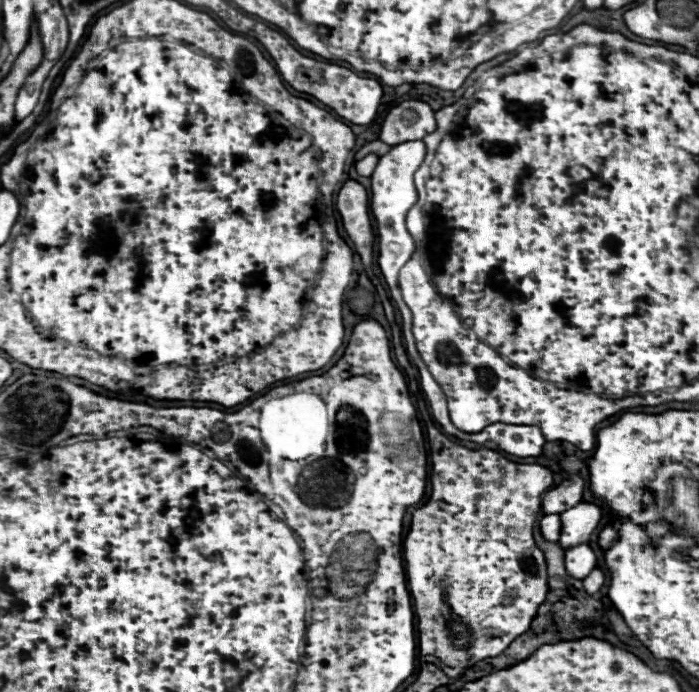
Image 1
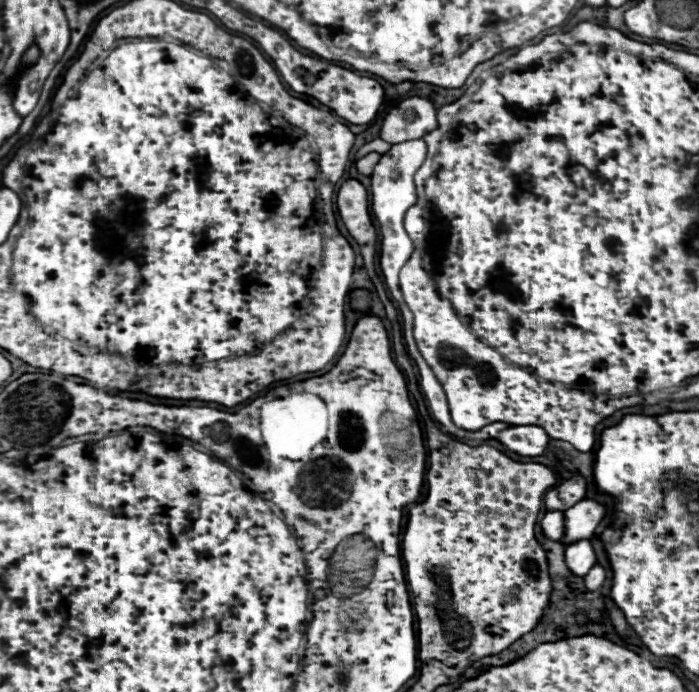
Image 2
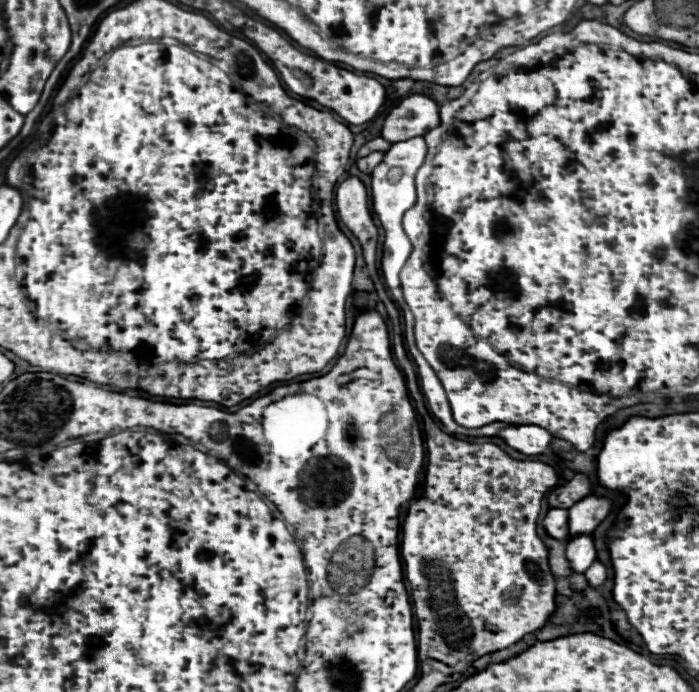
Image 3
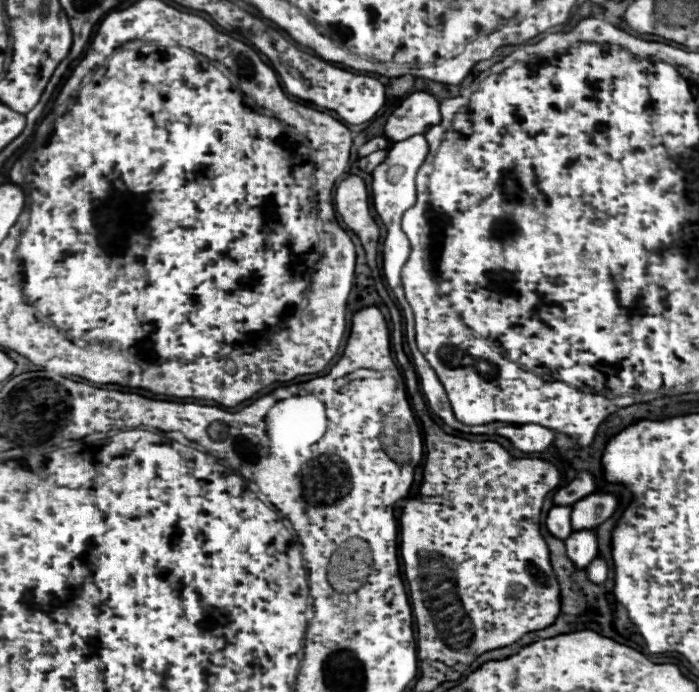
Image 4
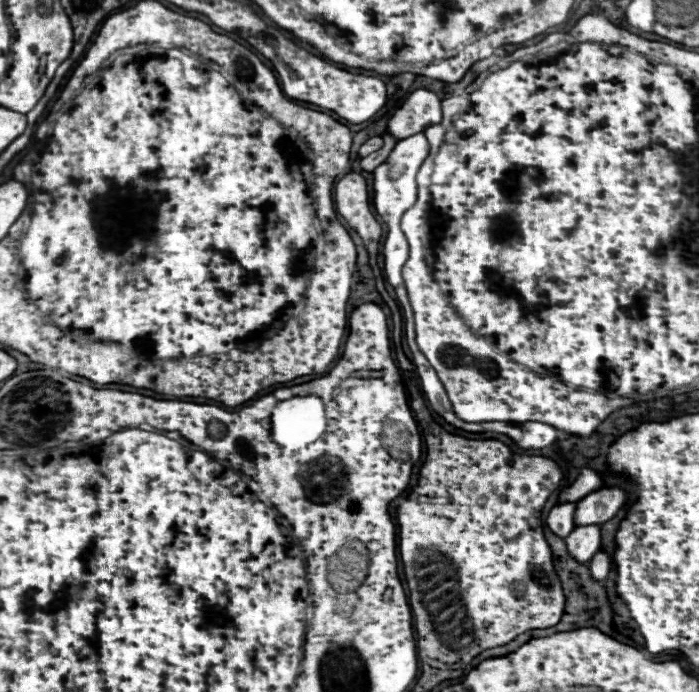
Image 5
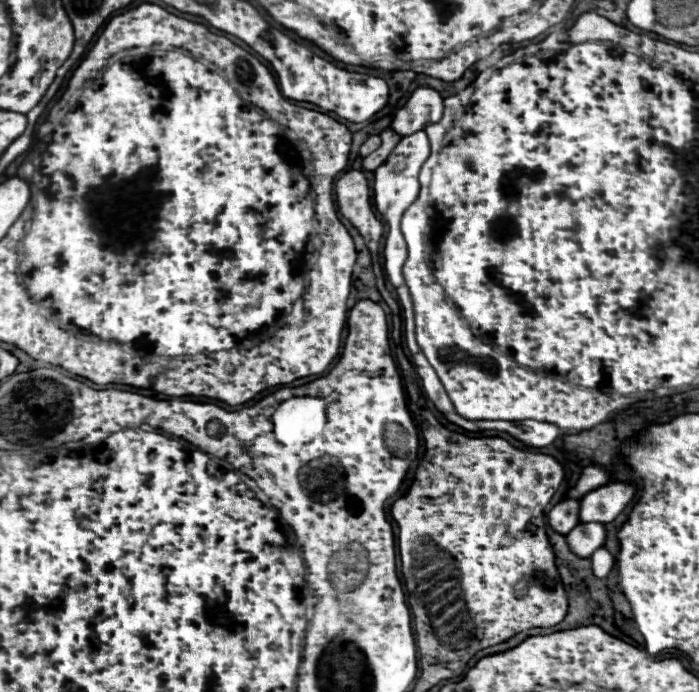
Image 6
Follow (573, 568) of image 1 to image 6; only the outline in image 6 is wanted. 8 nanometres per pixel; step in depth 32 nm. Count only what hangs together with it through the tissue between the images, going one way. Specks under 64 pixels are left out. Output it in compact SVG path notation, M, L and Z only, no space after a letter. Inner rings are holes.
M602 522L578 524L574 530L568 532L568 544L574 554L578 556L592 556L606 540L606 528Z

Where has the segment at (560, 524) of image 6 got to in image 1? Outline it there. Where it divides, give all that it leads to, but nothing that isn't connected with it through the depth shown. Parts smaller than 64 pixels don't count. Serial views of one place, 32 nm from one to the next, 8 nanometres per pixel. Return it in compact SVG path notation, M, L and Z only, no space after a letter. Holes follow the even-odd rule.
M552 514L552 516L544 516L540 520L540 532L546 540L556 542L562 534L562 522L560 522L560 514Z

